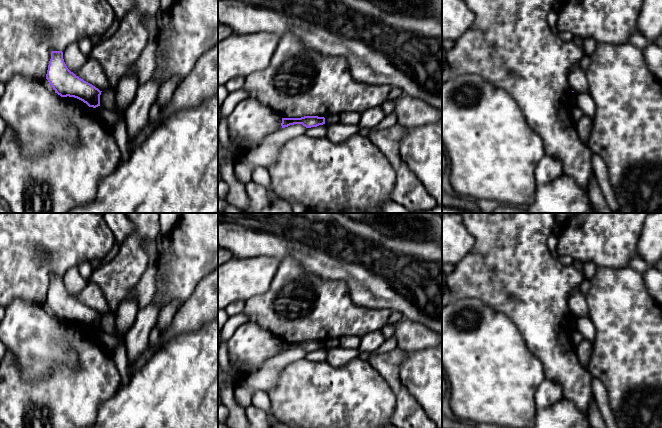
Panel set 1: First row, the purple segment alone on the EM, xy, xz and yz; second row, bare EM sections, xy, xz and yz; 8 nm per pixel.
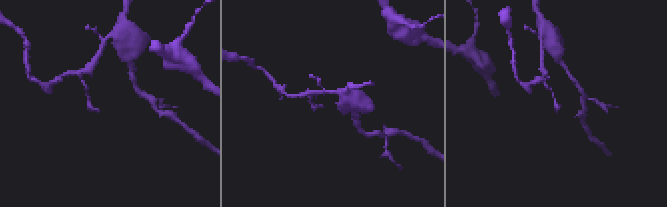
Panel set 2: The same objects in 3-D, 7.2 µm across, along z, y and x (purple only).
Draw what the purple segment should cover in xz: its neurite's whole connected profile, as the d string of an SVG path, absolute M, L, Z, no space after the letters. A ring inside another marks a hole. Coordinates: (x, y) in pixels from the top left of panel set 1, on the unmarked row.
M304 340L301 342L282 342L282 352L294 348L302 348L306 352L317 351L319 349L325 348L325 342L318 340Z

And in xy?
M62 275L51 276L46 303L61 321L77 322L93 332L100 330L102 315L71 296L64 286Z

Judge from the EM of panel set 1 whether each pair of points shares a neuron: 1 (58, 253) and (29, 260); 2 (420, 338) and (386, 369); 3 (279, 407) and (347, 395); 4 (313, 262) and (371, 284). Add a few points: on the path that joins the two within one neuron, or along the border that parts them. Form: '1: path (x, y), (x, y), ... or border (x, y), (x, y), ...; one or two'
1: path (51, 253), (36, 253); one
2: border (397, 347), (406, 352); two
3: path (296, 400), (299, 398), (330, 398); one
4: path (327, 262), (343, 263), (353, 266), (357, 270); one

